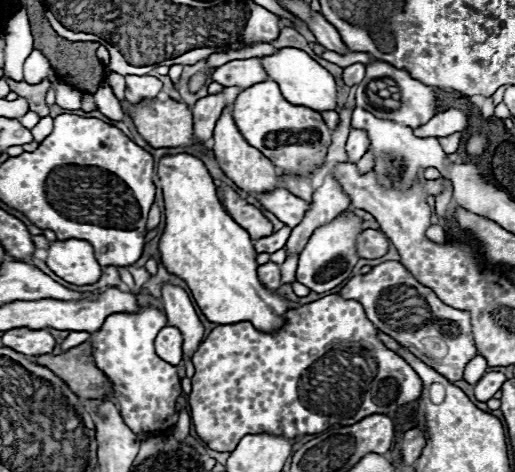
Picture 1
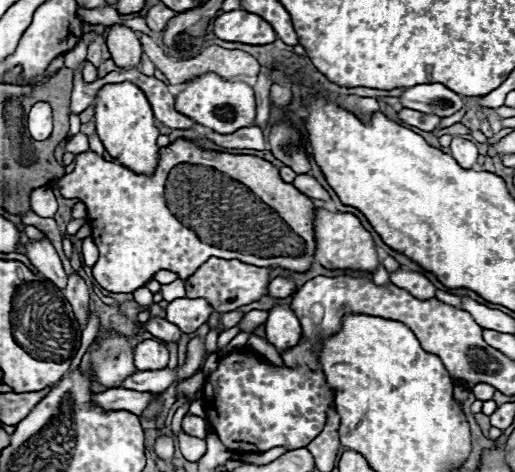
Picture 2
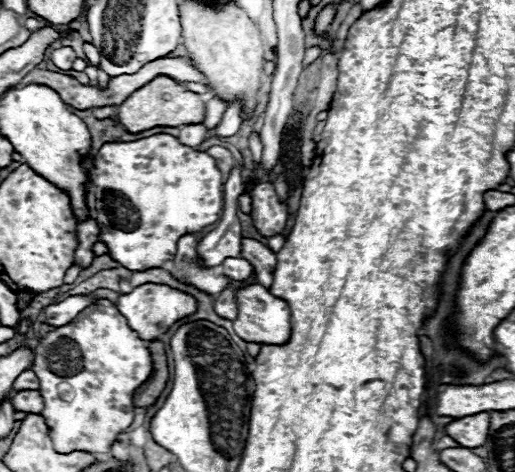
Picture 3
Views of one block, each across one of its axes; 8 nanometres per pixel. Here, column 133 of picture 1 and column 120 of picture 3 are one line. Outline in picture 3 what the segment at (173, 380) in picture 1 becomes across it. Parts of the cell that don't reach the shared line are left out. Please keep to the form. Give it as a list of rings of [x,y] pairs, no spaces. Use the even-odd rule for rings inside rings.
[[[100,298],[92,306],[84,308],[70,324],[58,326],[40,338],[34,348],[34,368],[30,370],[40,380],[40,392],[44,398],[44,410],[40,414],[46,418],[56,452],[108,452],[118,432],[126,430],[132,424],[132,394],[142,382],[150,378],[152,356],[148,344],[138,338],[134,330],[130,330],[126,318],[118,312],[116,304]]]

